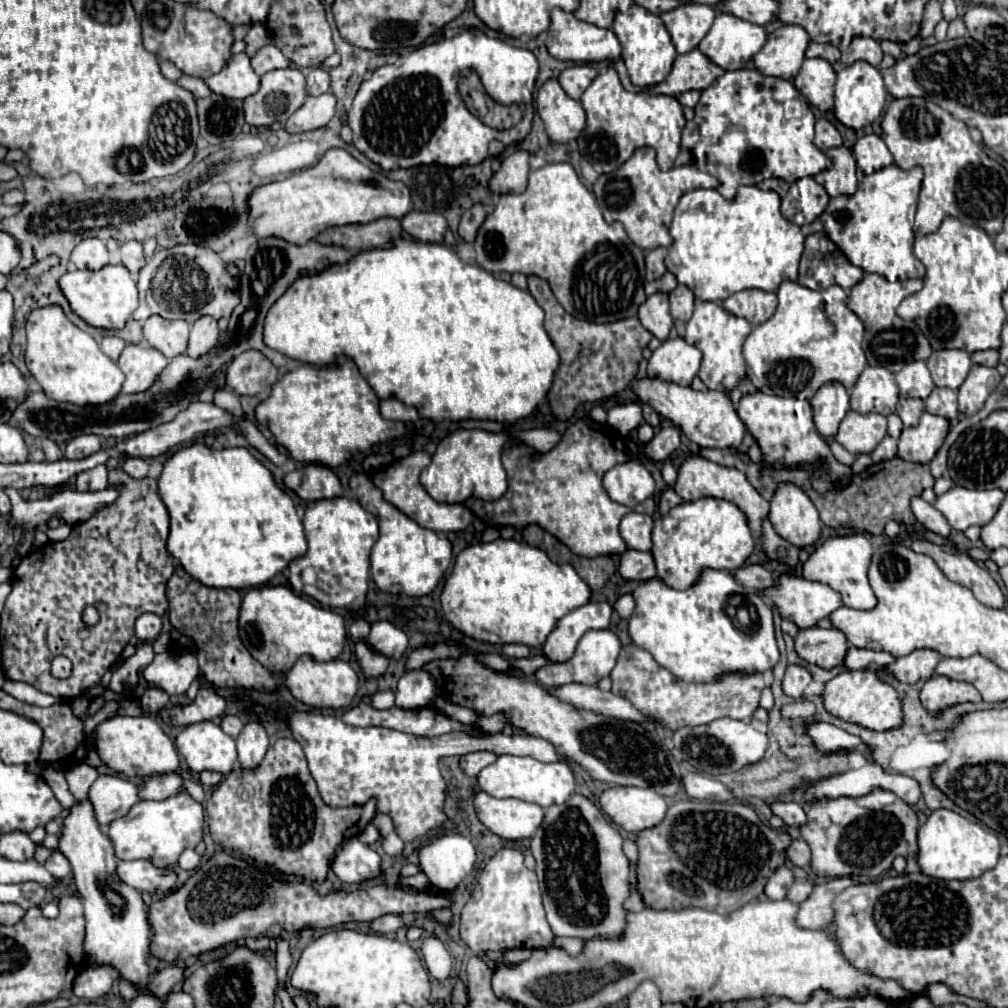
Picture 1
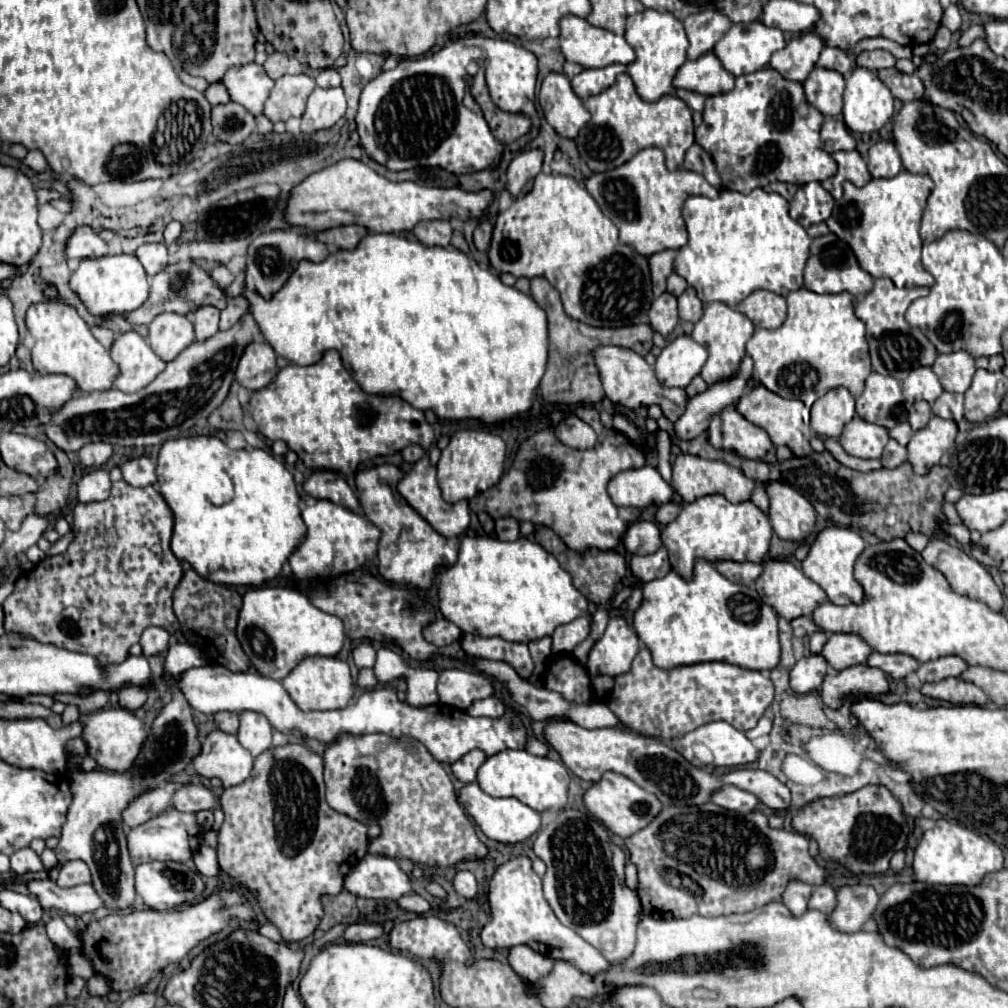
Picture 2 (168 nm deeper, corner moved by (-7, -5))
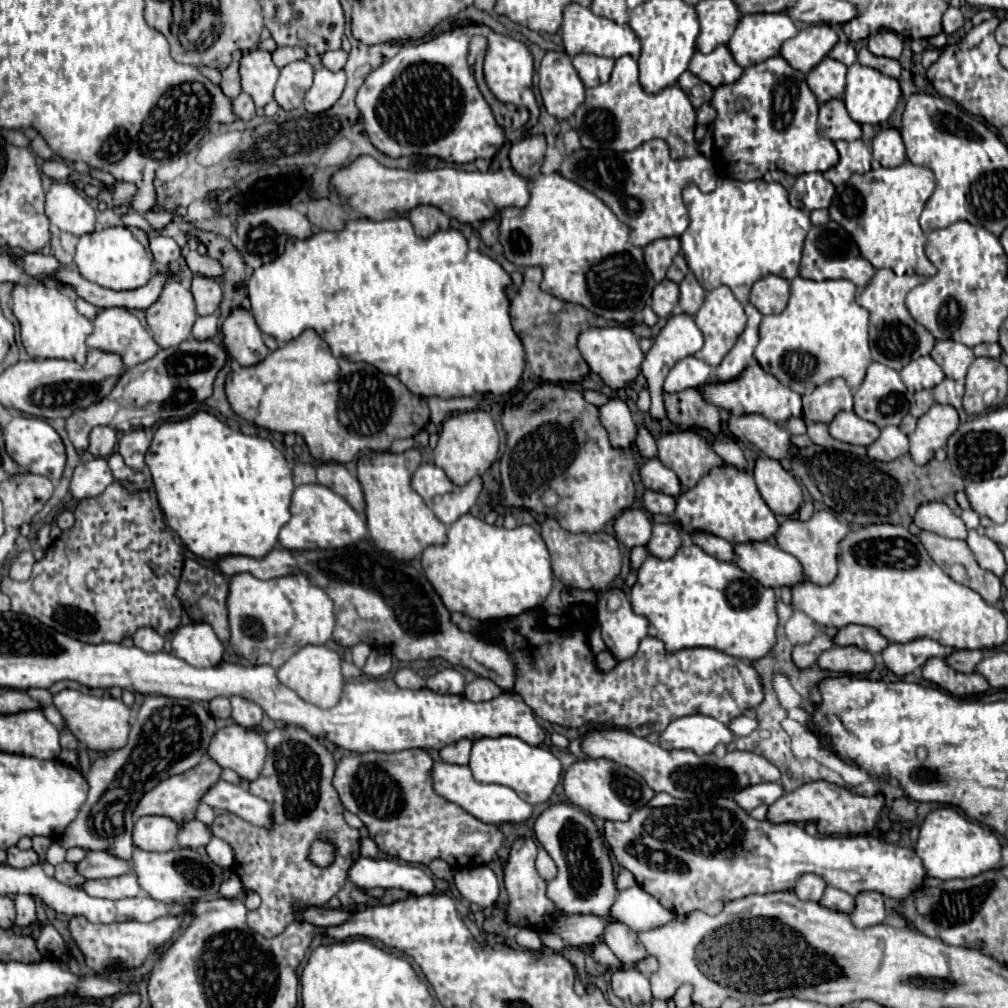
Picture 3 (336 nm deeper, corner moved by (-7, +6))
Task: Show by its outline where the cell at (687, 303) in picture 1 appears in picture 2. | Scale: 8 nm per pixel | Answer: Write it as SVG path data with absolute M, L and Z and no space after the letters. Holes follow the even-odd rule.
M688 287L680 297L678 297L678 311L680 311L680 319L682 321L690 321L696 323L702 317L702 301L698 299L696 291L692 287Z

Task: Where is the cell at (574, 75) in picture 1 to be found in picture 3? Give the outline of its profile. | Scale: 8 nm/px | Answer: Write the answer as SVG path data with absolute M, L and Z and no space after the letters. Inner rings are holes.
M576 54L574 56L574 68L580 74L580 78L584 80L584 86L590 88L590 86L596 86L596 84L610 80L614 60L594 56L594 54Z

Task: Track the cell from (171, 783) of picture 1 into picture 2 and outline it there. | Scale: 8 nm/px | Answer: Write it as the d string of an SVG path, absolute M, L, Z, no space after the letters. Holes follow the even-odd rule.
M184 783L180 789L174 791L172 797L172 807L188 813L198 813L204 809L212 809L216 805L218 801L214 799L214 793L208 787L196 783Z

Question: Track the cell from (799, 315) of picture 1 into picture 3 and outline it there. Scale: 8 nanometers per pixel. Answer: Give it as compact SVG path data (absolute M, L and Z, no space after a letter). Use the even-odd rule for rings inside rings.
M796 276L790 282L790 290L790 302L786 310L782 314L770 314L762 318L760 342L754 350L760 366L798 394L810 394L816 386L834 378L844 378L850 388L858 388L866 376L866 368L872 358L868 348L868 310L856 304L856 286L850 280L814 282Z

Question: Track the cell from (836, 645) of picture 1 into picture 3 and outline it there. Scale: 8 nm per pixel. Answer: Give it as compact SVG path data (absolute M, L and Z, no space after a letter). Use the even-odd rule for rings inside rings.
M848 624L848 626L840 628L840 632L834 640L838 646L854 644L860 650L866 650L870 654L880 654L890 644L878 630L868 628L868 626L856 626L856 624Z

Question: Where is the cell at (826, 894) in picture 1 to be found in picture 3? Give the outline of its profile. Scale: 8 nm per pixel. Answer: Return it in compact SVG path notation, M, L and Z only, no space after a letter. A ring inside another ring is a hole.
M862 892L856 896L856 912L852 912L852 924L856 928L868 928L882 924L886 916L884 898L878 892Z

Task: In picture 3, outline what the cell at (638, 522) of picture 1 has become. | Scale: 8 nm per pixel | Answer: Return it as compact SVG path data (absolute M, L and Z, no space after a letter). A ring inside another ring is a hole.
M628 508L614 520L614 534L620 544L634 548L644 546L652 534L652 520L648 512L640 508Z

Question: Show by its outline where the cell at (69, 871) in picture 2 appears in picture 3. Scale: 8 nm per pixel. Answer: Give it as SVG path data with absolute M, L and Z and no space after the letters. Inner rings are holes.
M90 852L80 864L78 872L84 878L114 878L134 872L132 862L122 860L110 852Z

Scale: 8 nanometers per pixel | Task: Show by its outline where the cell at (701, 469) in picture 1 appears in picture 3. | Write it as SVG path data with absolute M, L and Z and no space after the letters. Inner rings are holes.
M688 430L660 436L656 444L660 462L676 472L684 488L694 488L700 478L724 462L708 442Z

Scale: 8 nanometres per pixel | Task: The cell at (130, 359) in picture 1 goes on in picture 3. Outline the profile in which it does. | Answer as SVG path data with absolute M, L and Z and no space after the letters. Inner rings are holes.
M100 308L94 316L94 332L88 336L86 344L90 348L100 348L104 352L116 352L122 356L124 364L130 368L130 366L136 366L144 360L150 360L158 350L160 346L156 344L156 340L152 338L152 334L140 324L140 320L130 314L126 308Z

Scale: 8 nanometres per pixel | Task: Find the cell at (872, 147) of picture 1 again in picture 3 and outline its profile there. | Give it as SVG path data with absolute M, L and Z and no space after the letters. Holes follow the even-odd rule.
M888 128L876 134L876 138L872 140L872 154L874 154L874 160L878 160L882 166L888 166L888 168L900 166L906 160L906 150L904 150L900 132L894 128Z

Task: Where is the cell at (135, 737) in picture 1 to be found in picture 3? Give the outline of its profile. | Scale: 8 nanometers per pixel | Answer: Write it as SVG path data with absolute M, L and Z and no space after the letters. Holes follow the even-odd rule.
M62 690L56 694L56 708L64 716L70 732L78 738L78 742L88 750L116 750L122 748L128 740L128 720L130 720L130 708L122 704L122 700L112 698L110 694L104 696L92 696L82 694L78 690Z

